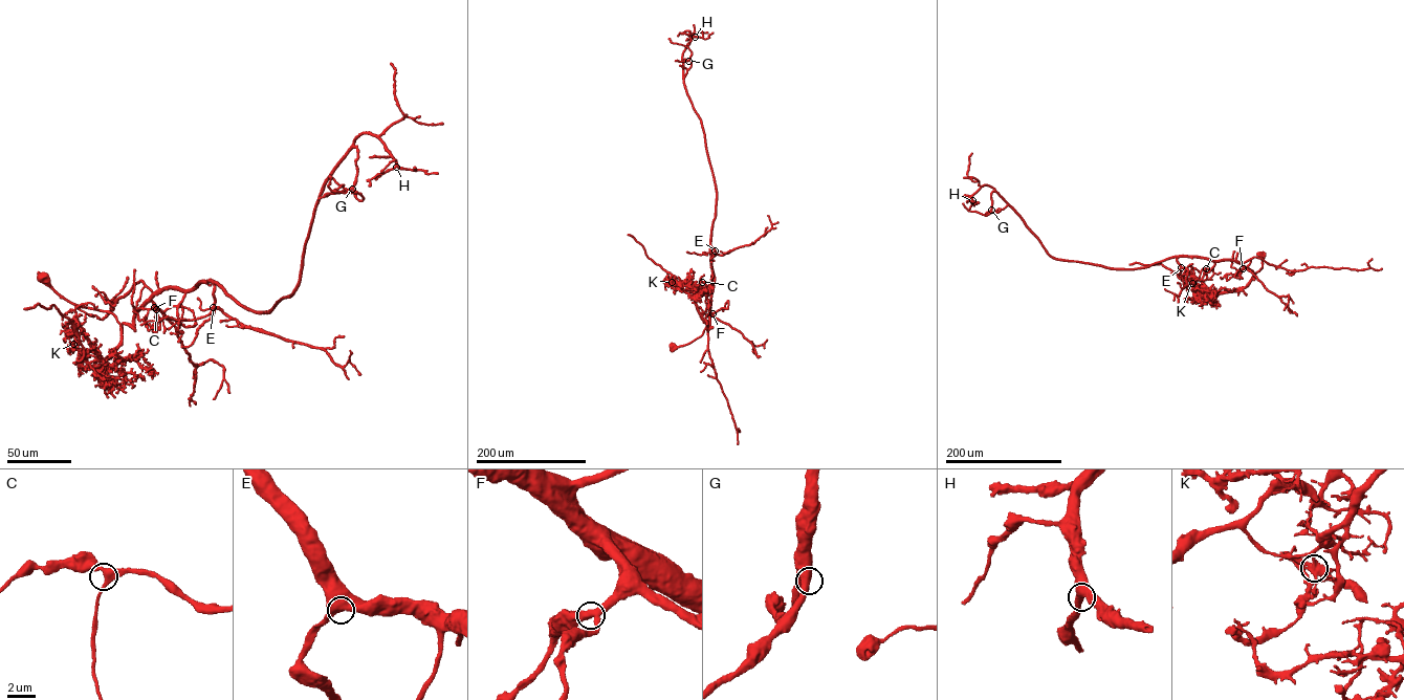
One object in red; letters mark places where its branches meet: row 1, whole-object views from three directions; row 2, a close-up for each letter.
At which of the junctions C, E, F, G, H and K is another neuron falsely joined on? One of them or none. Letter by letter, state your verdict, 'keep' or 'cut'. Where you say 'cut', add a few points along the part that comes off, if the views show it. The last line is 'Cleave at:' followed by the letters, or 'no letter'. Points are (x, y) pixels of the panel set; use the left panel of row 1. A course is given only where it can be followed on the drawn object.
C: keep
E: keep
F: keep
G: keep
H: keep
K: cut; foreign part runs (73, 344), (80, 341), (71, 322), (53, 305), (45, 308), (37, 304), (24, 309)
Cleave at: K

